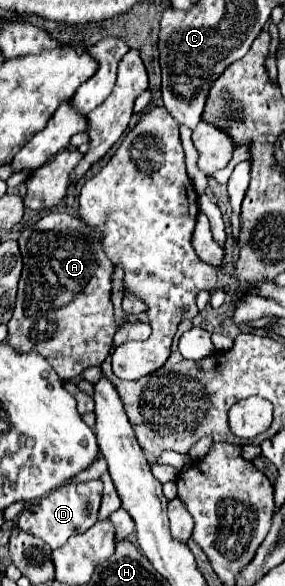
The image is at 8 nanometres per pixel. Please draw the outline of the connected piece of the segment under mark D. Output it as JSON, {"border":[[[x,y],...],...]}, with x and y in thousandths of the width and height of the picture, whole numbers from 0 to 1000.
{"border":[[[358,821],[239,824],[239,828],[218,828],[211,834],[189,834],[154,852],[91,862],[84,872],[70,875],[56,896],[84,910],[112,910],[119,916],[140,916],[161,930],[196,937],[196,933],[225,930],[253,913],[295,910],[344,889],[351,852],[358,852]]]}

